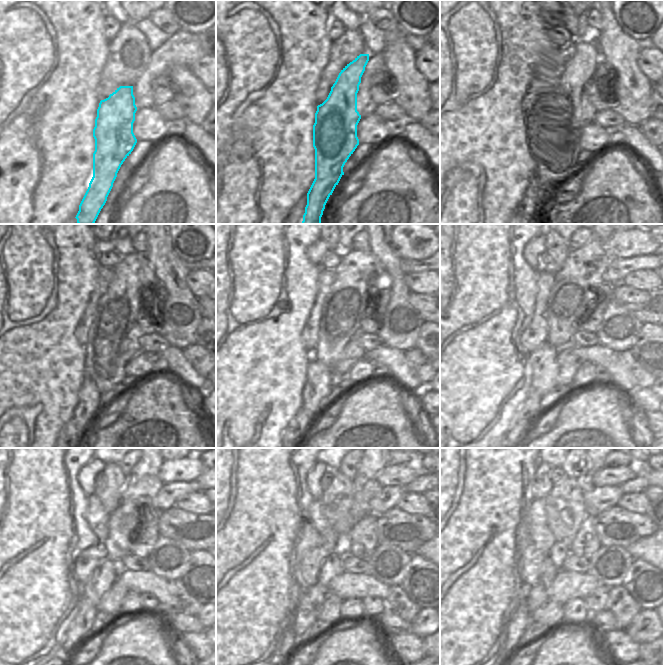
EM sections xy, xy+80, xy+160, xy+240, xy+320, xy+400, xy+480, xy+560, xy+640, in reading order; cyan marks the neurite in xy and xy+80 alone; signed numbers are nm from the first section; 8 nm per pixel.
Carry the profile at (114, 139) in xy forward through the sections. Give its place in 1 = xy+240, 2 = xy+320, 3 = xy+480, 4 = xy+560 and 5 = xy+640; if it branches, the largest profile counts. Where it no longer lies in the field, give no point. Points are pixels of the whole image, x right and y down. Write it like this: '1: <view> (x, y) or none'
1: xy+240 (117, 312)
2: xy+320 (358, 272)
3: xy+480 (143, 483)
4: xy+560 (365, 483)
5: xy+640 (593, 468)

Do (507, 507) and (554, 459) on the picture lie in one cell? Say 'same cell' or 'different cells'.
different cells

